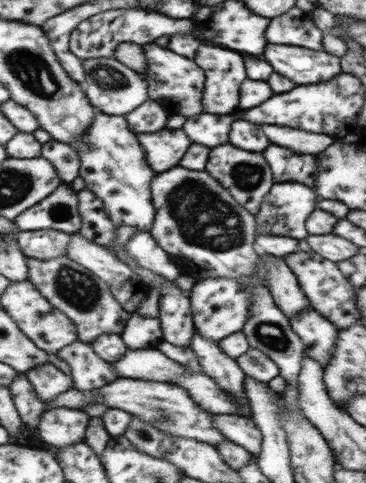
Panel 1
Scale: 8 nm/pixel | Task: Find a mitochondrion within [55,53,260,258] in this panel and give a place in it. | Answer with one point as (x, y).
(202, 218)

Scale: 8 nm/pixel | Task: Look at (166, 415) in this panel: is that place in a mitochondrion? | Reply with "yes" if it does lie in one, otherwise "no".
yes

